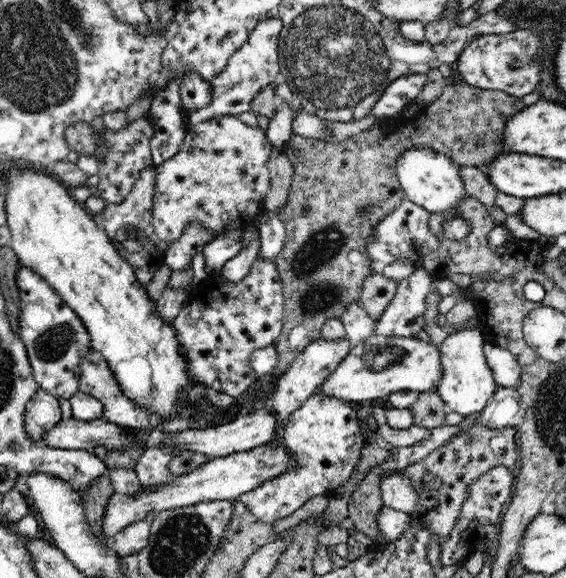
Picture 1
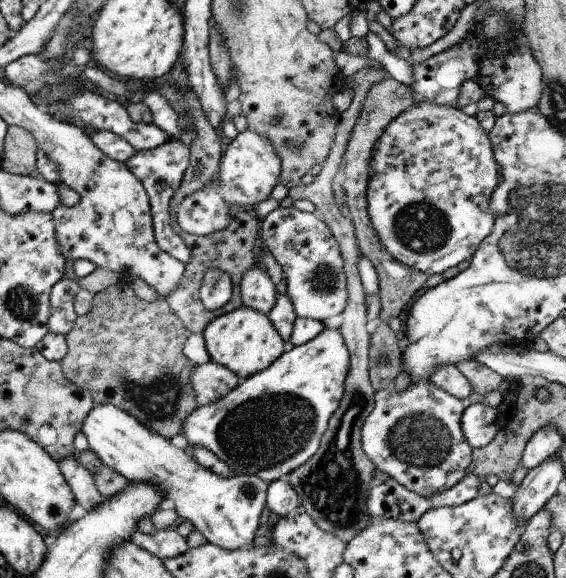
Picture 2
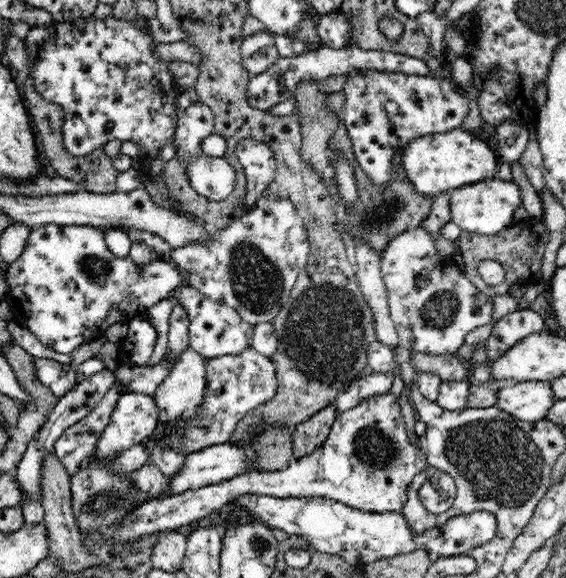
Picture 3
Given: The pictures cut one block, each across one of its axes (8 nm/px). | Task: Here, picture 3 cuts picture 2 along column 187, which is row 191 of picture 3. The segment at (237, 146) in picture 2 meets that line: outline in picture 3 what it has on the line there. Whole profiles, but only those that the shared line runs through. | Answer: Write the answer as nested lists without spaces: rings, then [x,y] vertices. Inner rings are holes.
[[[197,102],[180,110],[180,118],[178,117],[176,120],[175,140],[171,143],[176,147],[178,161],[186,163],[186,176],[190,181],[190,186],[199,195],[212,201],[221,201],[233,191],[236,175],[235,170],[224,158],[213,159],[202,153],[201,142],[208,136],[215,134],[213,120],[212,109],[204,103]]]

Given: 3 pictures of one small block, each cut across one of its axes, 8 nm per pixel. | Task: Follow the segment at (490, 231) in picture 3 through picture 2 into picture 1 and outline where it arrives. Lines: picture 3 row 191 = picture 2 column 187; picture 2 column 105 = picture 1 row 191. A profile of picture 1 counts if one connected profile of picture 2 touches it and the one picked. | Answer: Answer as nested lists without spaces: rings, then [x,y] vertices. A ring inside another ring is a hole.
[[[432,148],[405,149],[397,159],[395,171],[406,200],[425,208],[429,213],[451,209],[466,194],[458,165]]]

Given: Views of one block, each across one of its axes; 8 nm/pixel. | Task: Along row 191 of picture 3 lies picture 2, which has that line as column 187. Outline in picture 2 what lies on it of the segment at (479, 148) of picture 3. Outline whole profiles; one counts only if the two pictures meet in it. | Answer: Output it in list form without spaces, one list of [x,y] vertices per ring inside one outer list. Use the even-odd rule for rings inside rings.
[[[326,327],[316,338],[313,338],[308,343],[287,348],[282,353],[282,356],[279,356],[276,362],[272,362],[266,370],[262,370],[262,372],[258,372],[254,376],[248,376],[248,378],[240,380],[238,386],[232,392],[228,392],[226,396],[222,396],[220,400],[216,400],[212,404],[206,404],[206,406],[199,406],[184,420],[181,434],[186,438],[188,446],[200,446],[200,448],[206,448],[214,452],[228,468],[233,470],[234,474],[254,474],[258,478],[262,478],[264,482],[274,482],[290,474],[290,472],[302,466],[304,462],[316,454],[321,438],[324,436],[329,425],[330,417],[338,410],[338,404],[340,404],[340,400],[344,396],[344,382],[346,382],[348,370],[350,370],[350,352],[344,342],[342,333],[339,329]]]

